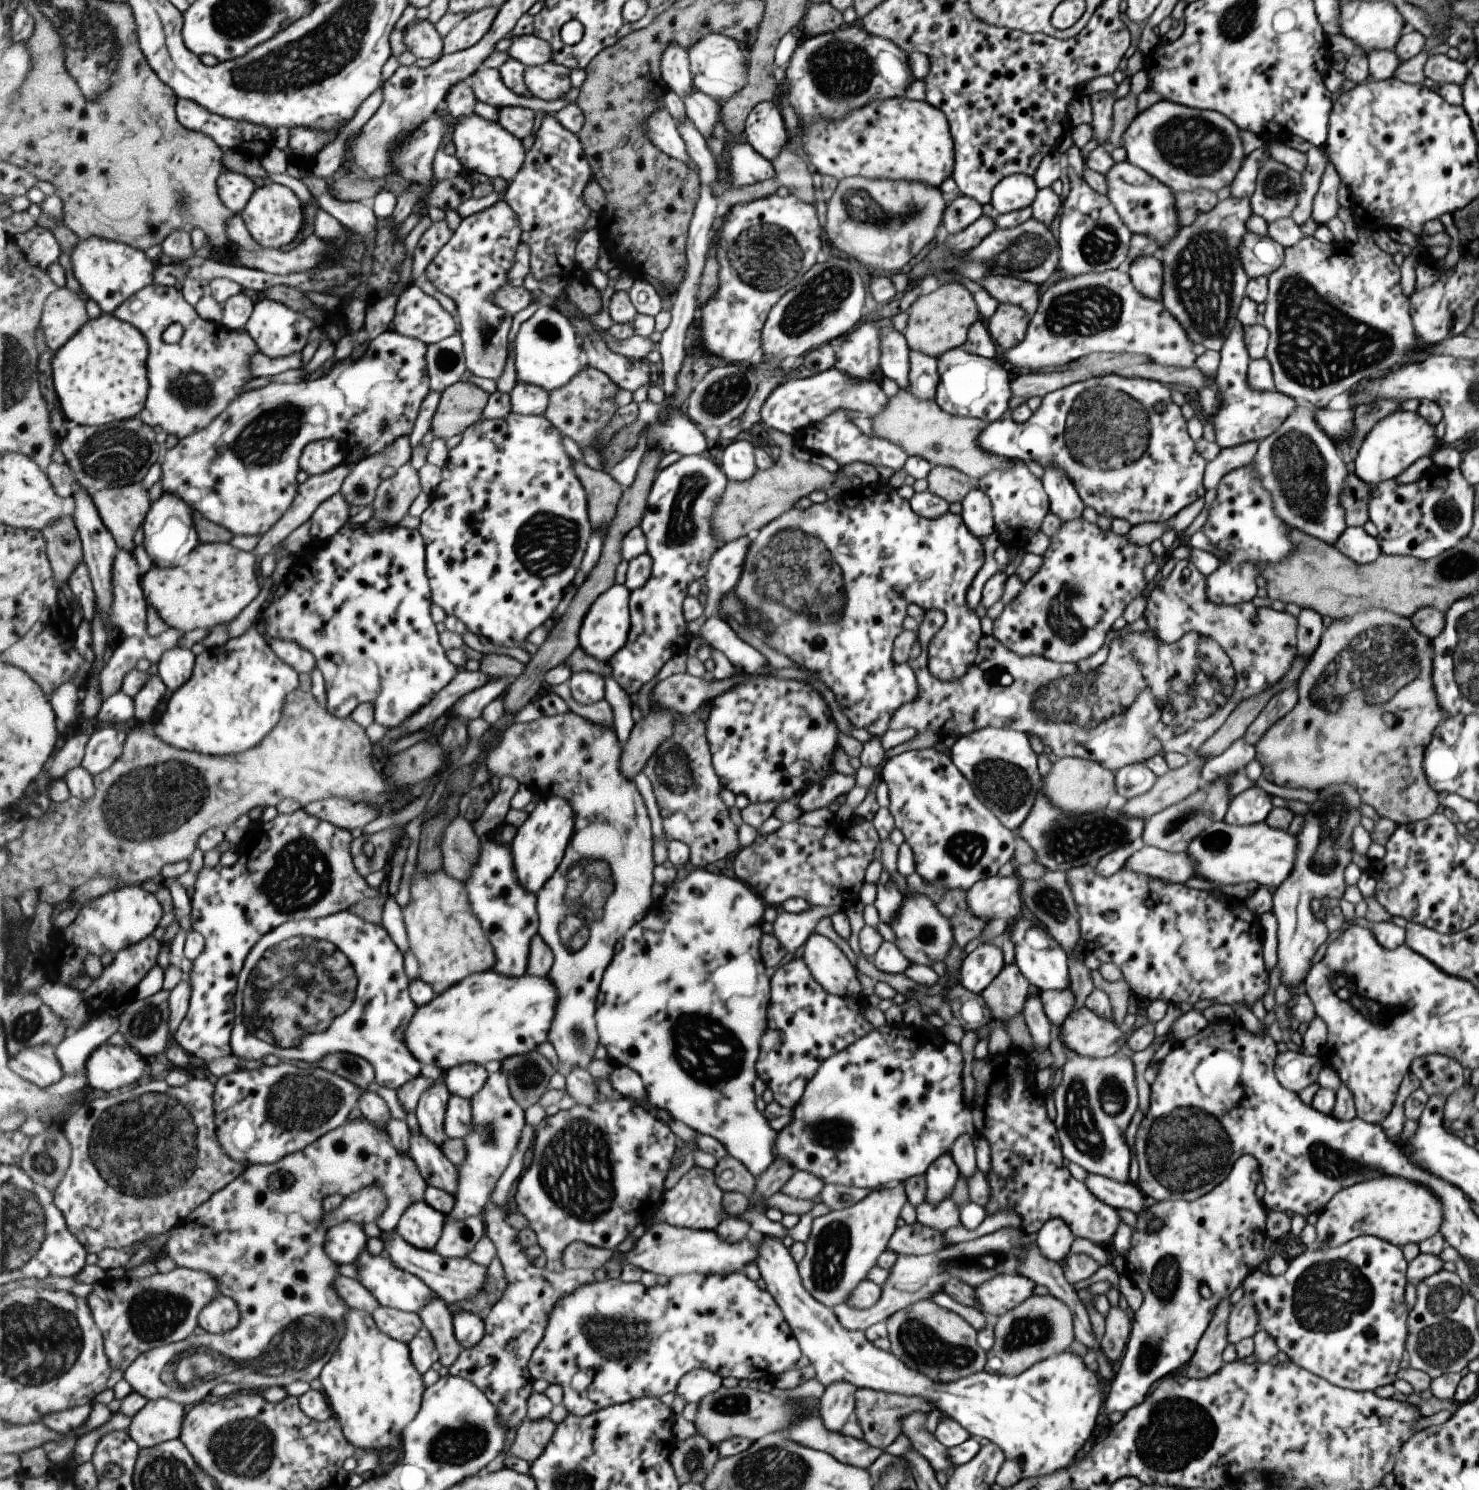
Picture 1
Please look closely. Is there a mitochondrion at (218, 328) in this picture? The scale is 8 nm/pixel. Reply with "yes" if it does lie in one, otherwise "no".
no

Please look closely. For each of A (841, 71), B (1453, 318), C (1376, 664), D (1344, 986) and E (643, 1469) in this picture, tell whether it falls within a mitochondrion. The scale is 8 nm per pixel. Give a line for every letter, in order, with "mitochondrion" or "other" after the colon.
A: mitochondrion
B: other
C: mitochondrion
D: mitochondrion
E: other

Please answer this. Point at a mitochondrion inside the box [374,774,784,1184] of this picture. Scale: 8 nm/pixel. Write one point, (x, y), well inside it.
(588, 889)

